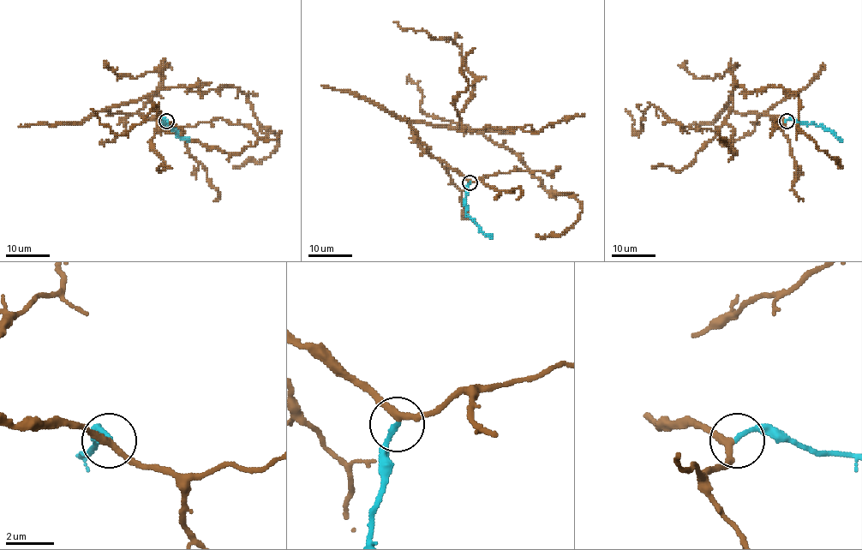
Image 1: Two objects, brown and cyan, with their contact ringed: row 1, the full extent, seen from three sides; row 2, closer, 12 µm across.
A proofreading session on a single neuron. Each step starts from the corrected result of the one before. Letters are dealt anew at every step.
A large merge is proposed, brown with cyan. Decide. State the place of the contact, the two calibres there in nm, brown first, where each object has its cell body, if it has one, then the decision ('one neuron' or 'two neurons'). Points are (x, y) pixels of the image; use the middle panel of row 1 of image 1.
place (469, 182); calibres 260 and 200 nm; soma brown none; soma cyan none; one neuron

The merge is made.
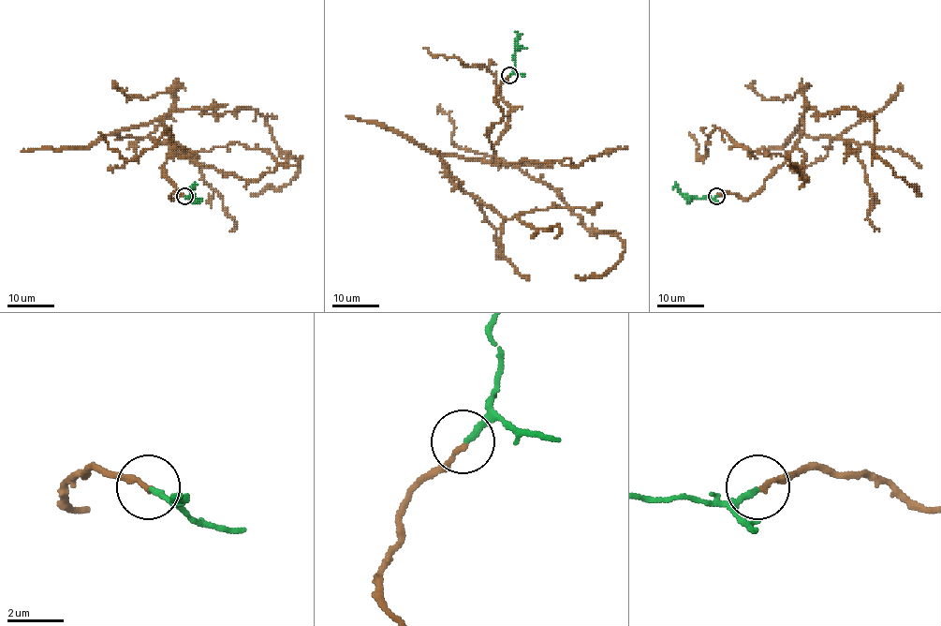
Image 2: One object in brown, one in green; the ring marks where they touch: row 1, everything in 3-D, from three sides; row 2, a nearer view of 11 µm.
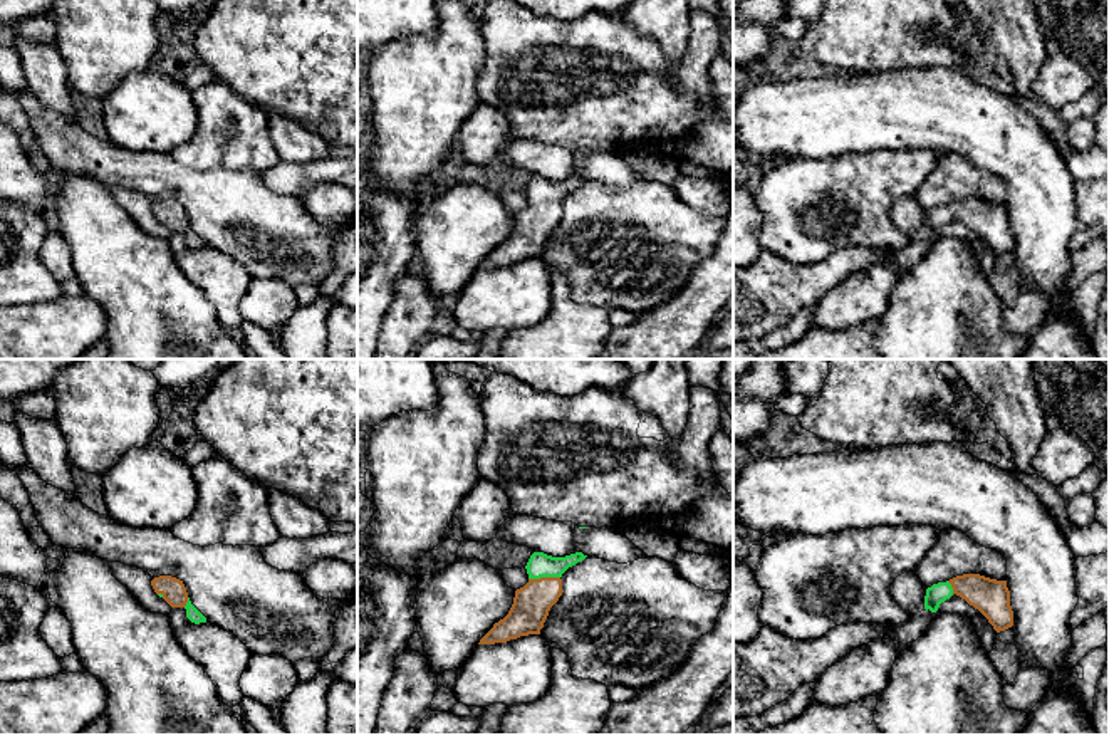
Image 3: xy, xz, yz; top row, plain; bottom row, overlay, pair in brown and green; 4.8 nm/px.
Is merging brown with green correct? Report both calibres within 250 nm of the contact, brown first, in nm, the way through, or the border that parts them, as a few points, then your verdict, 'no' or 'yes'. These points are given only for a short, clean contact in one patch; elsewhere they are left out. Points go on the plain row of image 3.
180/120 nm | across xz (532, 227), (544, 212), (544, 202), (539, 188) | yes

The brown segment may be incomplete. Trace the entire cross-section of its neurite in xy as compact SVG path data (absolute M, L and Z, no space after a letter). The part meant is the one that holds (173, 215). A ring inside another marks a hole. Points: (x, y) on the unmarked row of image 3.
M159 200L151 205L151 210L171 232L185 232L186 242L191 247L206 247L206 242L191 228L183 205L171 200Z

